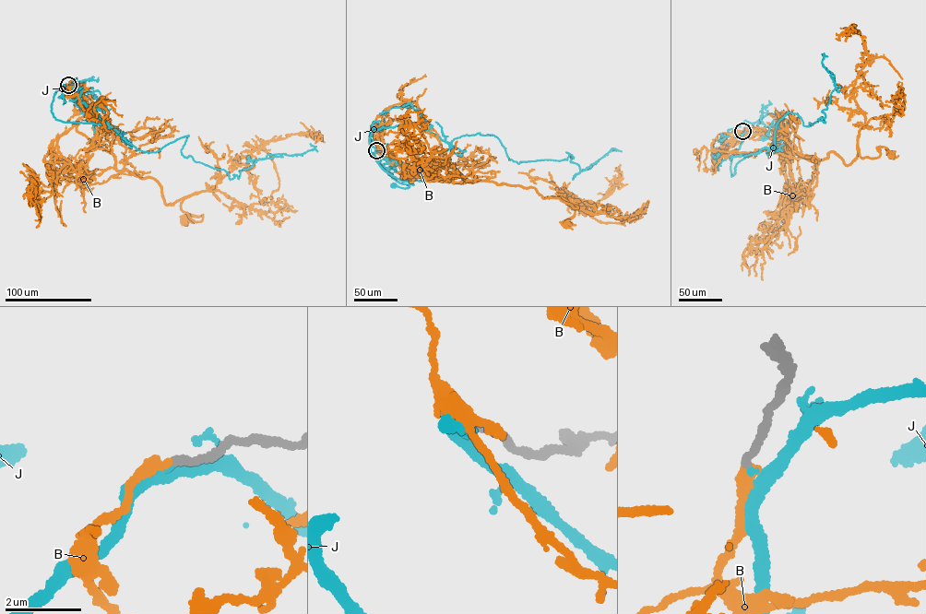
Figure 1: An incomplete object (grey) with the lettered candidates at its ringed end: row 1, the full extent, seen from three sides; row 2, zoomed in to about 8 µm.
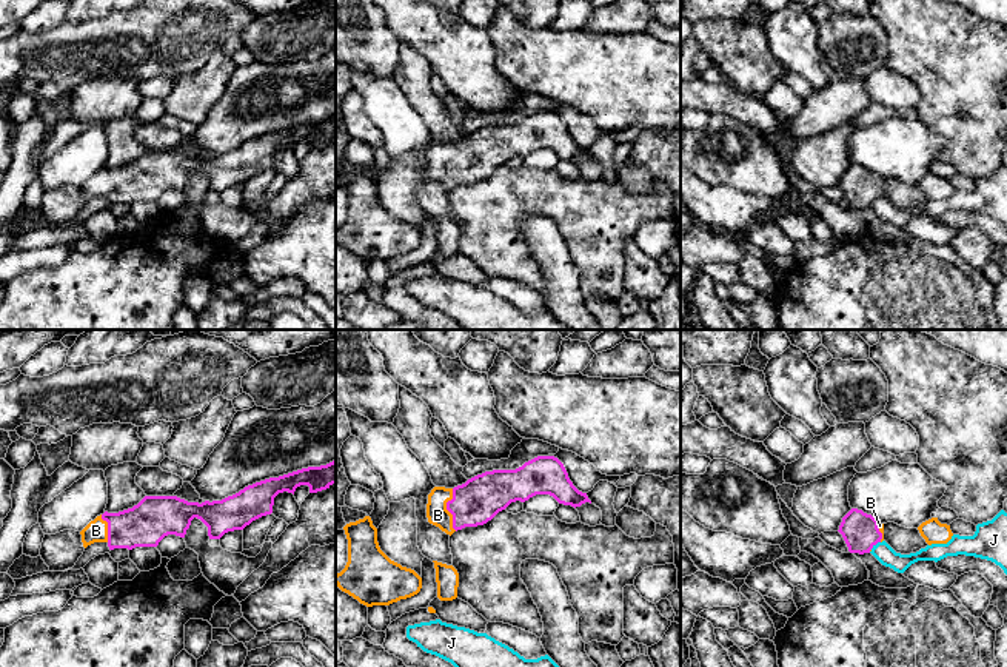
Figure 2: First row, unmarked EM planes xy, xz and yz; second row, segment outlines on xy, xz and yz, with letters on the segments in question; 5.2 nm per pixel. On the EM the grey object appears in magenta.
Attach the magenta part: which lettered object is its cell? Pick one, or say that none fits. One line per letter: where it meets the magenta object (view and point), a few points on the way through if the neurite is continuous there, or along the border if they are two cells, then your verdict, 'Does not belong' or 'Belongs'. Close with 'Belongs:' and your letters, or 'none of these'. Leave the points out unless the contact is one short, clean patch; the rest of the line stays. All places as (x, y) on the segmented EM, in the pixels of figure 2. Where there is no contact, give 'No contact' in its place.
B: Touches magenta at xz (447, 509). Path across: xz (479, 499), (468, 506), (447, 509), (438, 515). Belongs
J: Touches magenta at yz (875, 544). Boundary: yz (879, 541), (870, 549). Does not belong
Belongs: B

